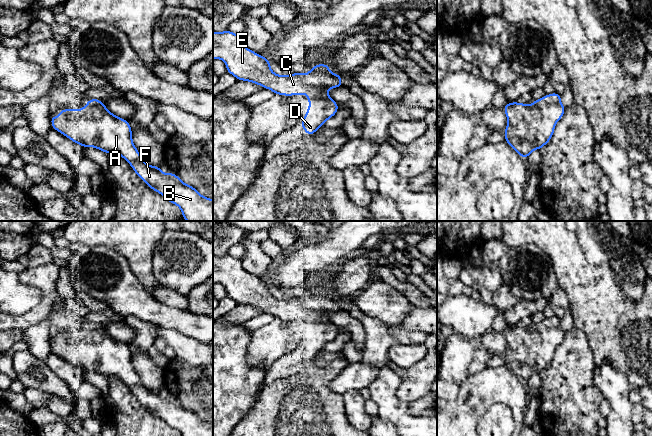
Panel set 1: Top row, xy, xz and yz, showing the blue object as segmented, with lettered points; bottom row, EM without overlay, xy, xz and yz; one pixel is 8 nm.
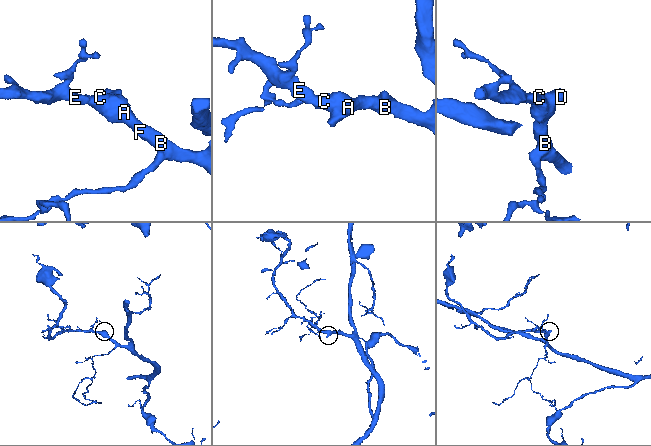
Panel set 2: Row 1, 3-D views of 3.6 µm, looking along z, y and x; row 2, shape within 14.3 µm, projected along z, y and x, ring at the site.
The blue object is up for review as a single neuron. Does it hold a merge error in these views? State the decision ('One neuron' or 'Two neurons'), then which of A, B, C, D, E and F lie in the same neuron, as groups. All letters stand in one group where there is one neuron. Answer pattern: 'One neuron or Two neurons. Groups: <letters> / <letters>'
One neuron. Groups: A B C D E F

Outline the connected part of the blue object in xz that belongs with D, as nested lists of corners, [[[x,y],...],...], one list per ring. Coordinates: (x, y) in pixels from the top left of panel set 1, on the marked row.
[[[229,30],[213,31],[213,59],[223,60],[227,72],[237,80],[258,84],[274,94],[306,94],[310,106],[301,120],[301,127],[307,135],[314,134],[339,110],[327,90],[343,86],[341,75],[332,73],[328,64],[315,65],[306,74],[277,75],[271,70],[267,58],[246,48],[242,37]]]

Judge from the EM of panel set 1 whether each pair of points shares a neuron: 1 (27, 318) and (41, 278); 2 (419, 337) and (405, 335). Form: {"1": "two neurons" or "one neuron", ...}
{"1": "one neuron", "2": "one neuron"}

